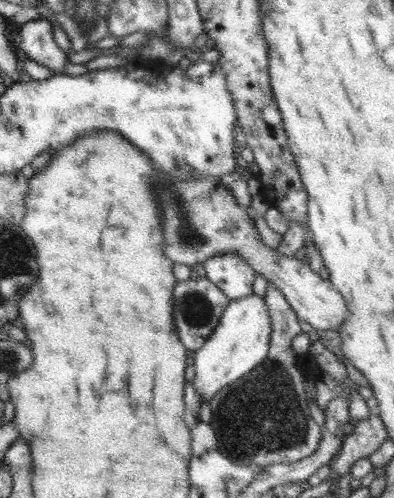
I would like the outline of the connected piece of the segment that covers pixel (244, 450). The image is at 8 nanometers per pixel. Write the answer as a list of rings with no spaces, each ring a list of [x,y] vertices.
[[[268,282],[263,299],[271,319],[268,354],[252,371],[212,397],[209,425],[217,438],[214,446],[222,456],[250,466],[265,467],[307,459],[316,452],[324,432],[310,416],[302,371],[294,367],[290,342],[302,333],[301,321],[275,284]]]

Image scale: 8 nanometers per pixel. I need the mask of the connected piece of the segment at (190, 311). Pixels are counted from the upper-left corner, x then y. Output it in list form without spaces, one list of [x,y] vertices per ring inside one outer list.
[[[206,277],[198,280],[178,281],[173,288],[172,317],[175,331],[182,344],[189,350],[197,351],[218,326],[226,306],[231,300]]]

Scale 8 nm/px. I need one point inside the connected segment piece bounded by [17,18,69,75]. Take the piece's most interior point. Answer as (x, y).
(35, 38)

